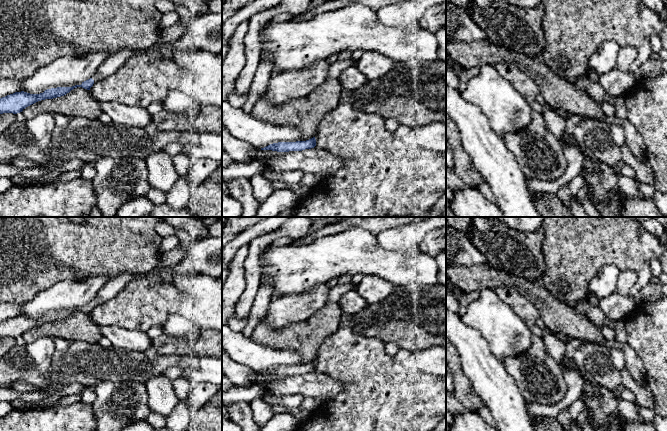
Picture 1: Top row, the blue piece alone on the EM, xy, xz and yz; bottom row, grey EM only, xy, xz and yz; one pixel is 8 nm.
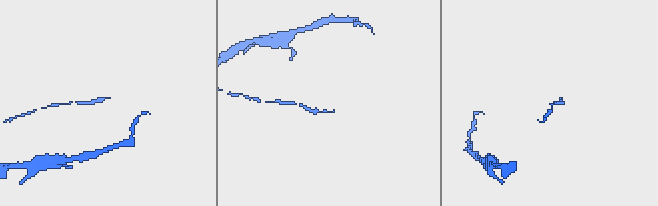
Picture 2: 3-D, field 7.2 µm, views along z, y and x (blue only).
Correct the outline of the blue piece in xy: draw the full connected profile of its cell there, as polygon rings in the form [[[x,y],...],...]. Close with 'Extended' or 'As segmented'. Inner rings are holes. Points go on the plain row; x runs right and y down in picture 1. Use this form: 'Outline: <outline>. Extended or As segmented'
Outline: [[[154,270],[147,273],[124,273],[116,278],[109,280],[98,292],[96,297],[88,304],[82,306],[81,309],[72,311],[57,311],[45,314],[40,318],[30,318],[24,315],[15,316],[0,322],[0,338],[22,336],[26,331],[45,323],[53,323],[61,321],[69,317],[77,311],[90,314],[94,307],[115,297],[131,280],[145,277],[154,272]]]. Extended

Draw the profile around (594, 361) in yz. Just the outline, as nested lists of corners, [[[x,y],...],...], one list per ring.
[[[588,342],[577,348],[573,354],[573,362],[589,382],[604,386],[610,391],[622,385],[620,371],[612,364],[610,349]]]

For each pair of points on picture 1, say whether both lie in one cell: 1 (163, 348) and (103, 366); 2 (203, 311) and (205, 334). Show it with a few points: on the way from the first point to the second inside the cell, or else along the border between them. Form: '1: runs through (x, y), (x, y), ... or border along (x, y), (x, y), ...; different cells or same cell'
1: border along (178, 355), (158, 356); different cells
2: border along (198, 327), (211, 330); different cells

